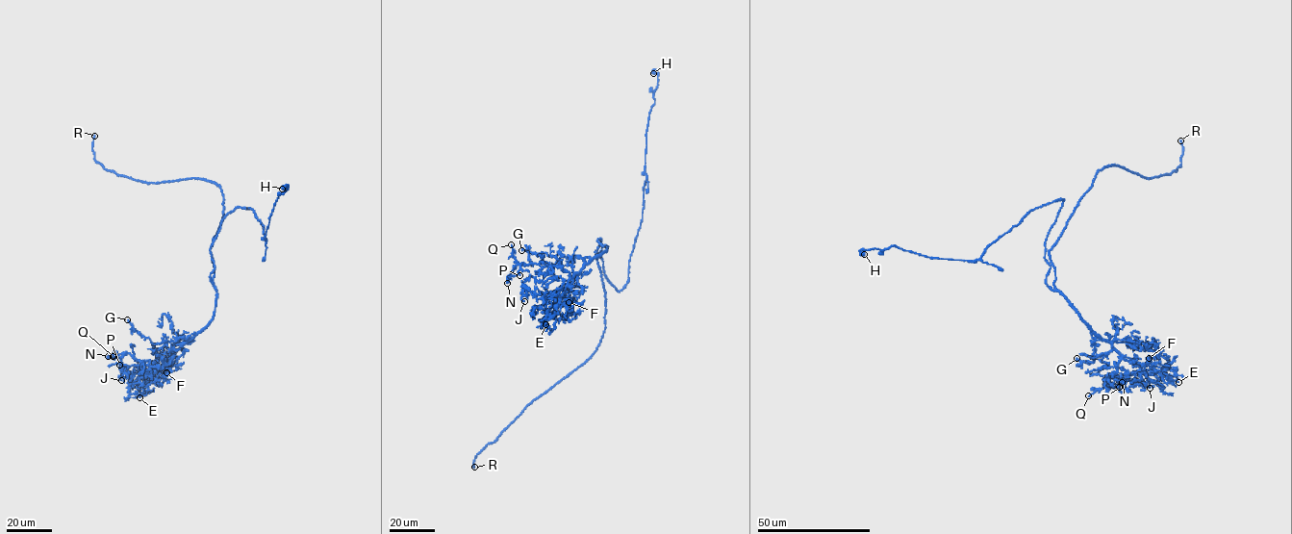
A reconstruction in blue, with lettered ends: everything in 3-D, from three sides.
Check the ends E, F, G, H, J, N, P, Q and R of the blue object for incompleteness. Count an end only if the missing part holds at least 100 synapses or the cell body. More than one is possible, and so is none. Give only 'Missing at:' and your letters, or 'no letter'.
Missing at: R

